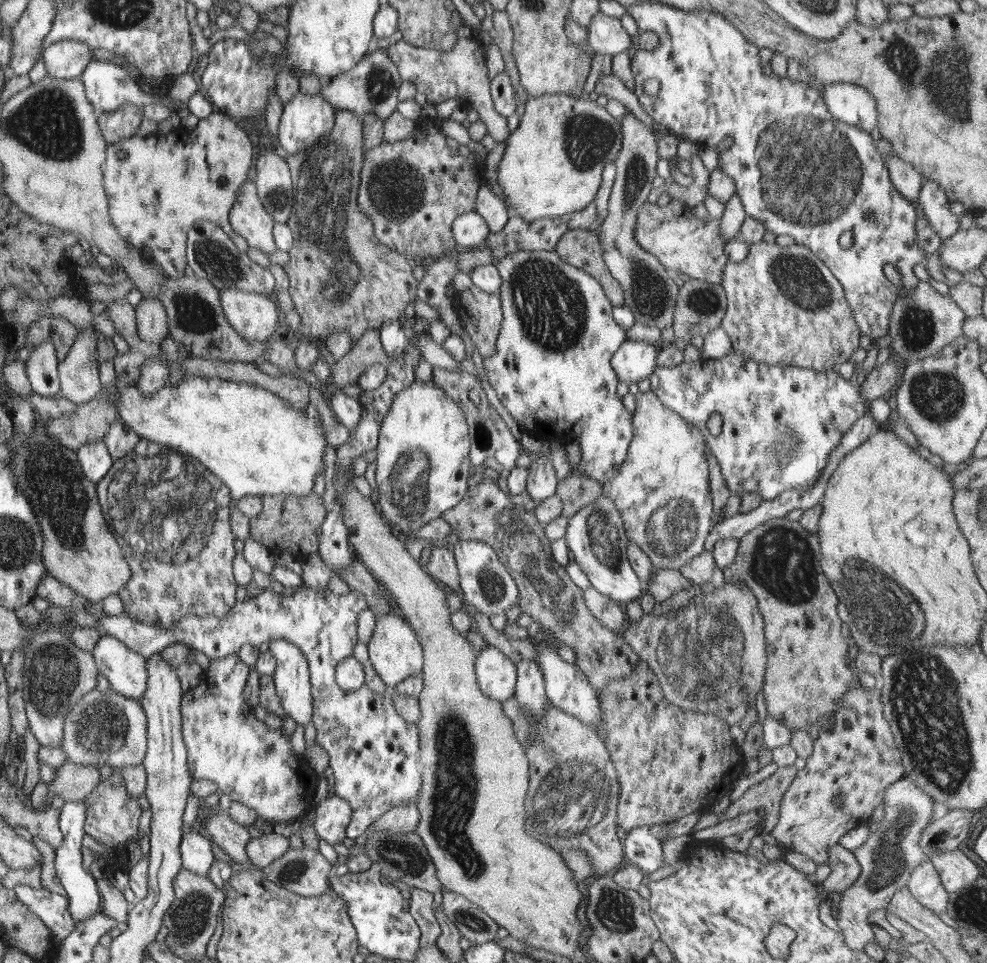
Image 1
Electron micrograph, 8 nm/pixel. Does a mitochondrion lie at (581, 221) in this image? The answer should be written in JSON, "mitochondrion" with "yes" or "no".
{"mitochondrion":"no"}

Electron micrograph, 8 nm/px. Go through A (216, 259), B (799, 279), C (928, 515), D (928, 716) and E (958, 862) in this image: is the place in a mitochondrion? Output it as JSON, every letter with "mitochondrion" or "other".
{"A":"mitochondrion","B":"mitochondrion","C":"other","D":"mitochondrion","E":"other"}

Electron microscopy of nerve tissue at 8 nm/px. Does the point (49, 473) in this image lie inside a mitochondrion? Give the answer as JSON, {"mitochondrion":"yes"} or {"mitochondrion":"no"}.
{"mitochondrion":"yes"}

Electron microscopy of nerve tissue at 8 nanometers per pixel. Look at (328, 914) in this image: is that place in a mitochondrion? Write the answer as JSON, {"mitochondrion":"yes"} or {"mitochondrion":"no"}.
{"mitochondrion":"no"}

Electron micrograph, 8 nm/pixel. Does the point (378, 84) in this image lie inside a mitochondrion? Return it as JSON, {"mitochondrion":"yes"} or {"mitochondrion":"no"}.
{"mitochondrion":"yes"}

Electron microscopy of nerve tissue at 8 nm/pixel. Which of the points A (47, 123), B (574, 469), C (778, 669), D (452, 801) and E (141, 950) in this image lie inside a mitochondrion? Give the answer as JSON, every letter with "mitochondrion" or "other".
{"A":"mitochondrion","B":"other","C":"other","D":"mitochondrion","E":"other"}

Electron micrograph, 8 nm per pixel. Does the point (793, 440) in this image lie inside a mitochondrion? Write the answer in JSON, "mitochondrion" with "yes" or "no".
{"mitochondrion":"yes"}

